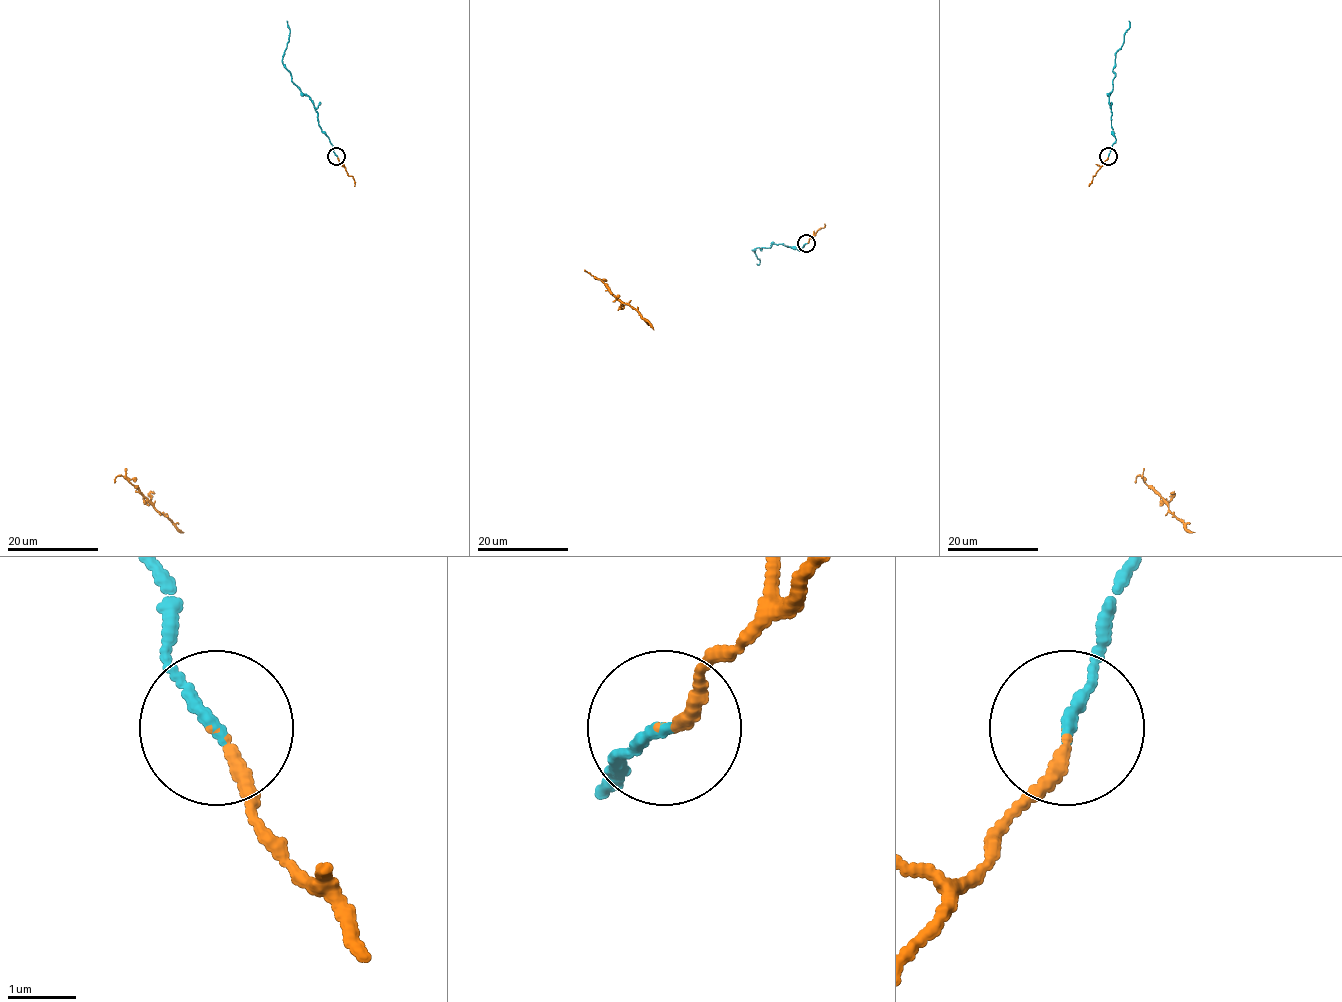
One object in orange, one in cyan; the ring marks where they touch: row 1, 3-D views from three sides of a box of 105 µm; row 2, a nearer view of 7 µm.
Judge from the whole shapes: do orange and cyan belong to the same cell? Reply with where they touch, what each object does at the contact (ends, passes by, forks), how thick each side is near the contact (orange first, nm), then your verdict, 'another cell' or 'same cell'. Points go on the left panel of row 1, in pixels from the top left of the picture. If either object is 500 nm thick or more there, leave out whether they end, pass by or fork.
place (336, 156); orange ends; cyan ends; calibres 160 and 160 nm; same cell

